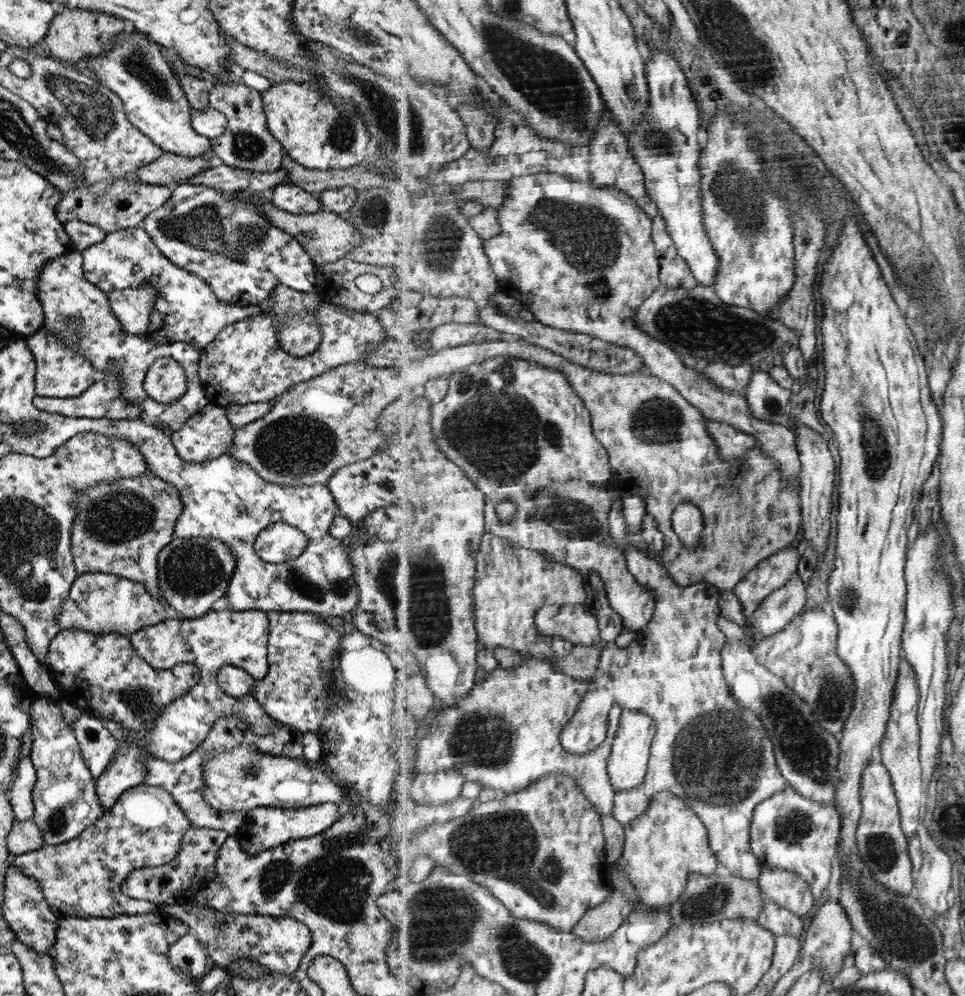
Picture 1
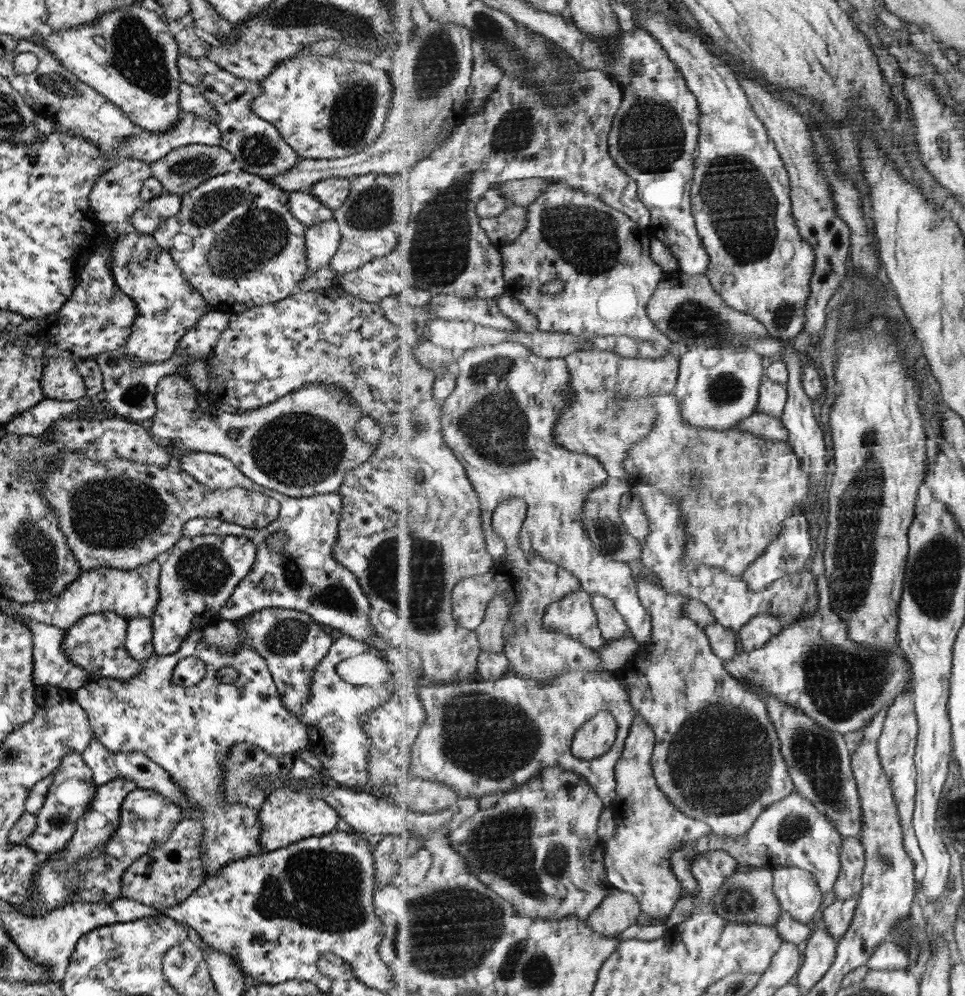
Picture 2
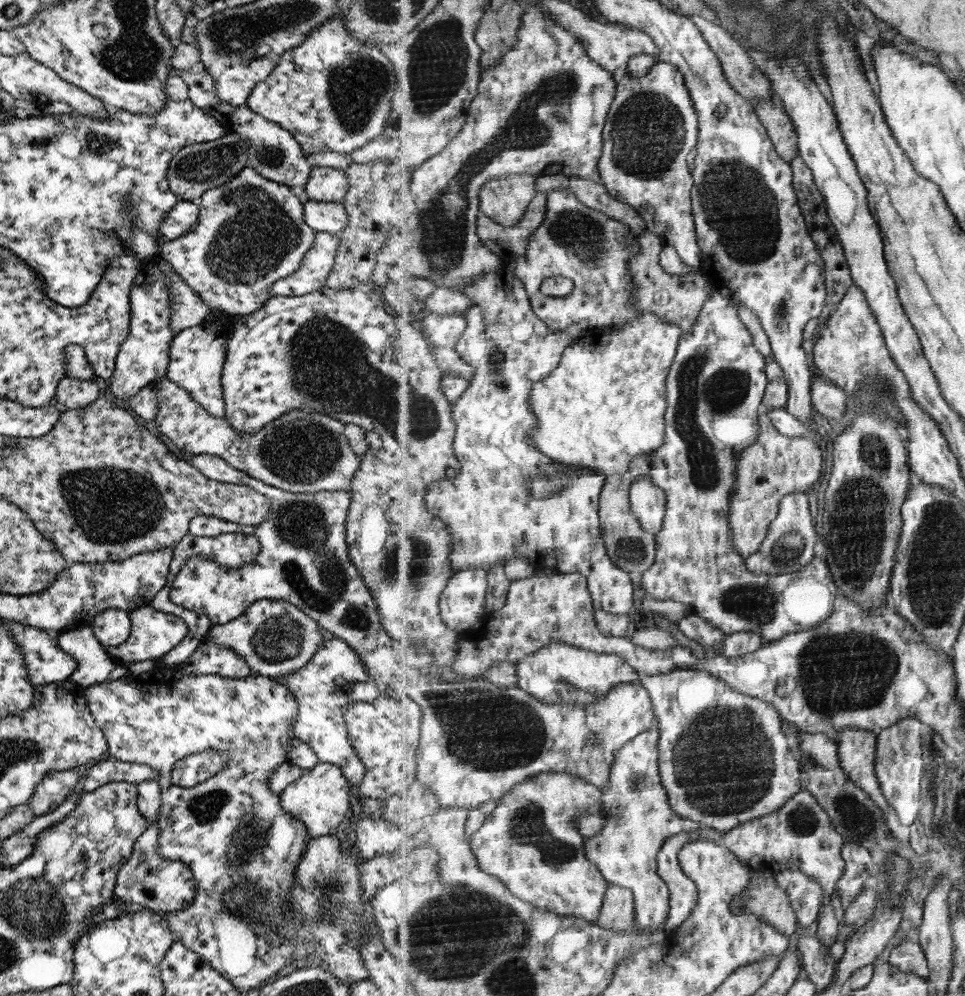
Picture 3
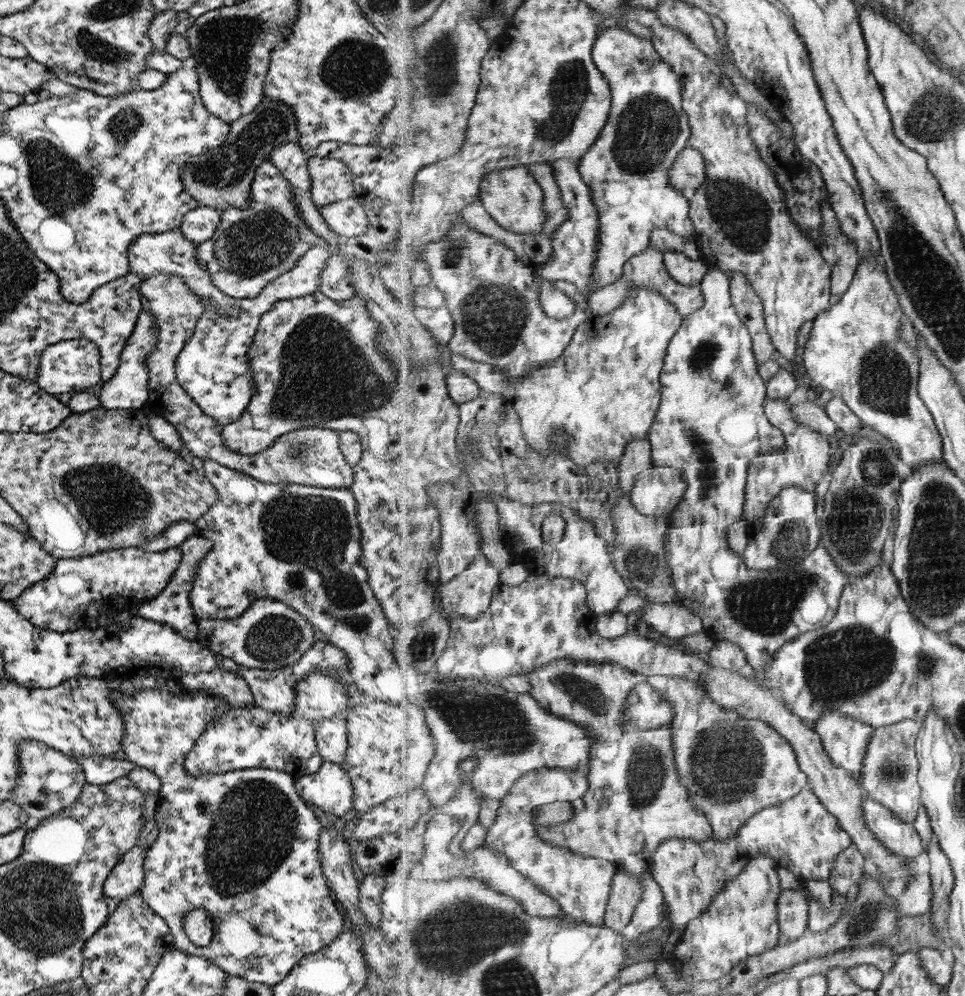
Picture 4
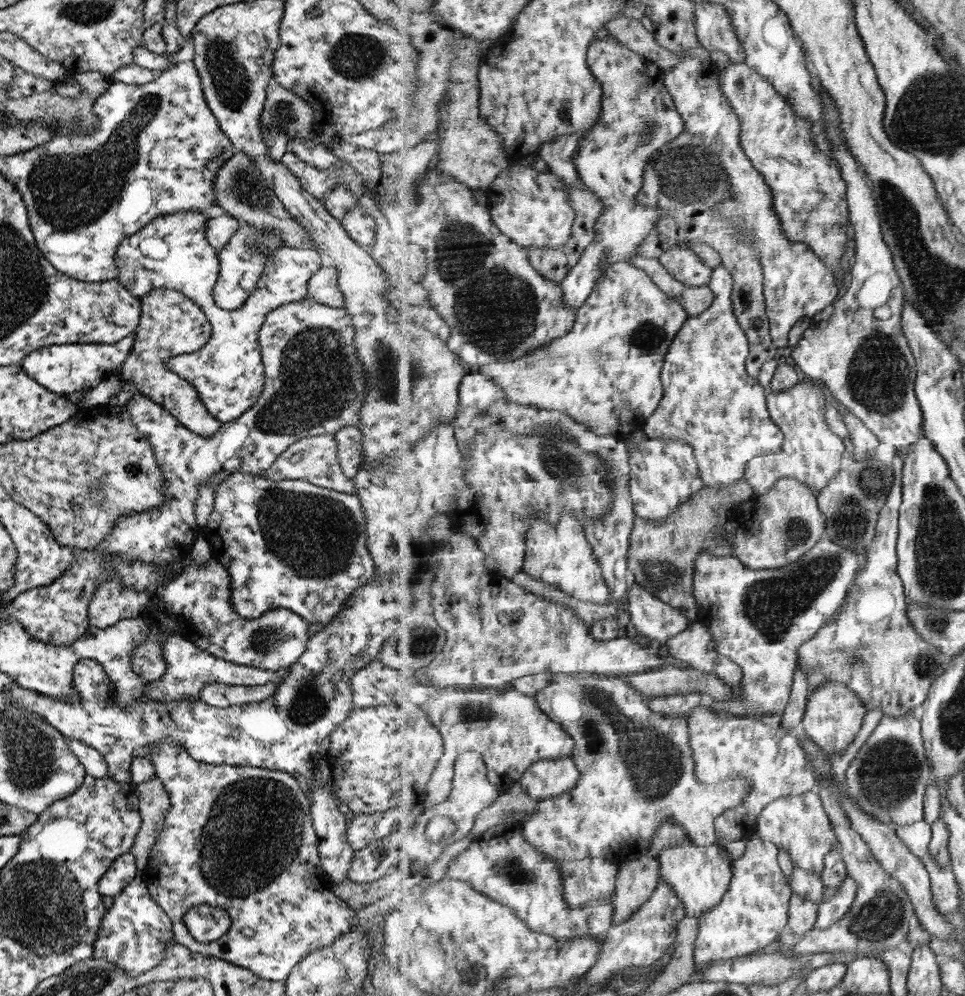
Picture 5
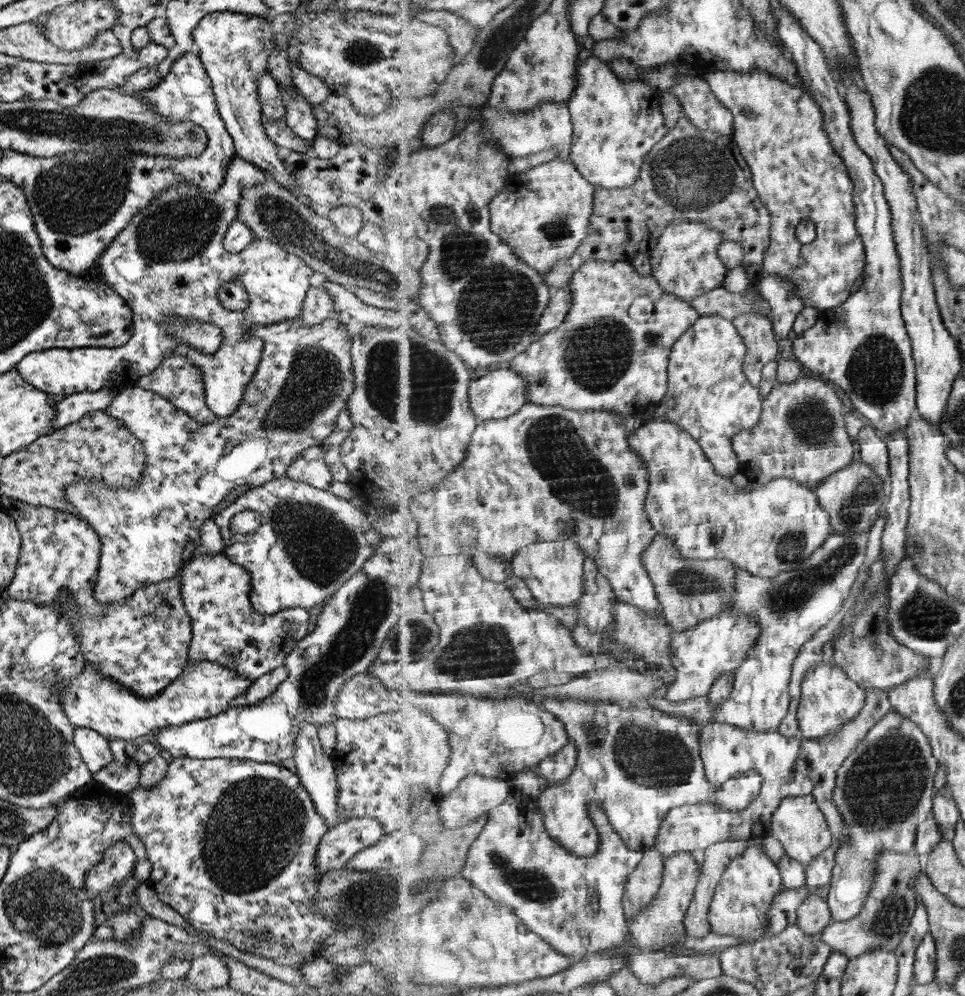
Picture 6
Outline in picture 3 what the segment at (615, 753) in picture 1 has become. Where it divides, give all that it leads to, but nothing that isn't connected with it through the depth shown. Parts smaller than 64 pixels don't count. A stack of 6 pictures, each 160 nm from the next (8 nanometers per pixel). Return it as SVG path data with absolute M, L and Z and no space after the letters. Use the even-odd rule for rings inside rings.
M655 720L649 730L637 734L633 740L629 740L621 750L616 752L610 783L605 788L601 788L604 792L601 815L606 820L603 830L595 836L585 837L586 855L602 870L608 882L634 891L636 920L635 927L631 930L656 929L665 926L670 915L671 891L667 881L658 873L659 851L668 838L681 833L691 833L692 830L699 830L702 826L700 822L683 818L671 806L670 795L667 794L667 789L662 783L659 743L660 733L658 722Z

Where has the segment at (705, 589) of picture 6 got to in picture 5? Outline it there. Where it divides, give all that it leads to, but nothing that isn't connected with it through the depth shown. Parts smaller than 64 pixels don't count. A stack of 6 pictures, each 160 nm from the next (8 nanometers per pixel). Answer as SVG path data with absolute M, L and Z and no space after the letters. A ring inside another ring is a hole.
M743 478L737 485L727 487L727 489L703 489L695 493L689 501L679 505L679 508L674 510L673 514L669 516L669 520L665 520L664 523L655 524L653 521L645 520L645 518L640 518L637 515L630 536L630 549L628 550L628 567L631 580L639 583L641 587L647 588L663 602L674 607L679 614L687 614L691 624L701 620L699 618L700 604L696 600L694 580L698 554L707 551L717 557L734 554L734 546L727 539L724 539L722 526L727 523L732 508L735 508L739 503L749 501L754 494L754 488L749 485L747 478Z

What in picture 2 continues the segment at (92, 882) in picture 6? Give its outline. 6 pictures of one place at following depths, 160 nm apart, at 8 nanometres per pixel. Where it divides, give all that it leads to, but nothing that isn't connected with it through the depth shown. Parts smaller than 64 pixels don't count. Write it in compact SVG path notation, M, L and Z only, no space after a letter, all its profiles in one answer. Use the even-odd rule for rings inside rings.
M182 818L167 838L162 842L156 842L153 850L136 858L135 862L123 871L120 878L120 896L145 906L155 907L159 912L185 900L206 878L199 858L203 833L203 825Z

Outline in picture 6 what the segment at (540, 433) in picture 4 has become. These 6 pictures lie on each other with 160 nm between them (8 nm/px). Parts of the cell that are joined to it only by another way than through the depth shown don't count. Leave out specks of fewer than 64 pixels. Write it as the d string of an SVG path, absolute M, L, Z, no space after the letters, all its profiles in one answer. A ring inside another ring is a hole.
M589 261L575 273L569 286L572 288L572 309L566 316L565 322L543 337L533 340L532 343L512 361L509 368L520 374L527 382L526 395L529 402L543 406L563 406L569 410L614 410L622 416L637 416L653 405L659 404L666 397L669 390L670 354L674 344L689 330L701 317L700 312L691 306L689 301L677 295L667 293L660 282L653 276L642 277L630 261Z

